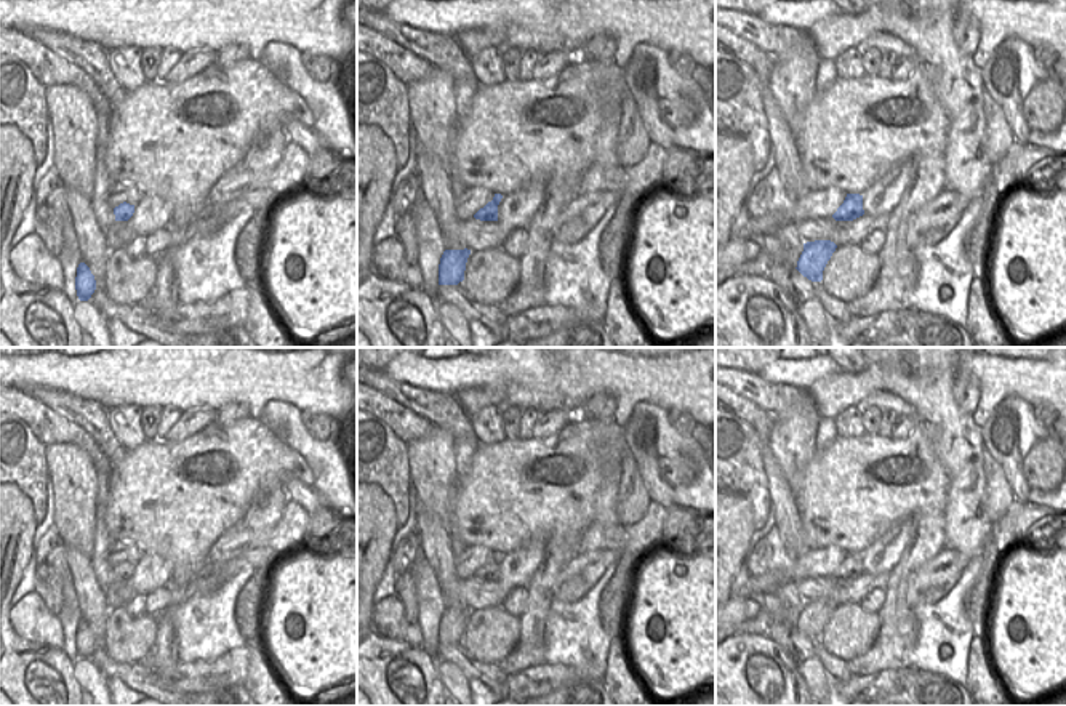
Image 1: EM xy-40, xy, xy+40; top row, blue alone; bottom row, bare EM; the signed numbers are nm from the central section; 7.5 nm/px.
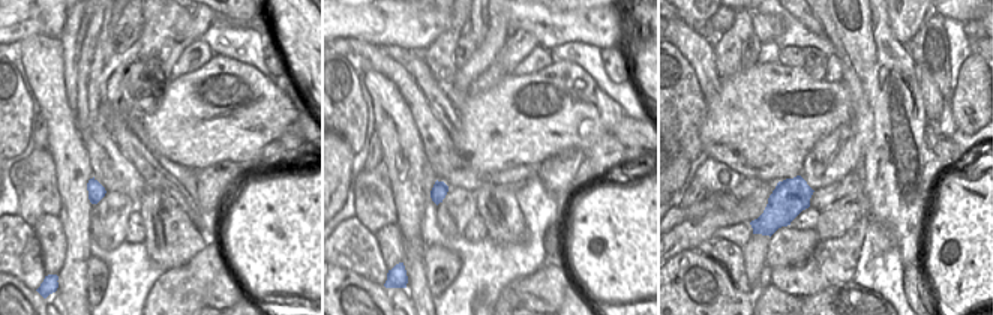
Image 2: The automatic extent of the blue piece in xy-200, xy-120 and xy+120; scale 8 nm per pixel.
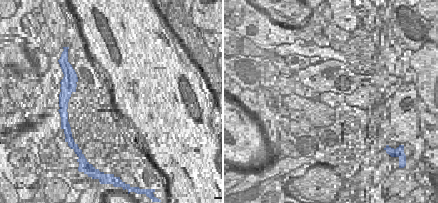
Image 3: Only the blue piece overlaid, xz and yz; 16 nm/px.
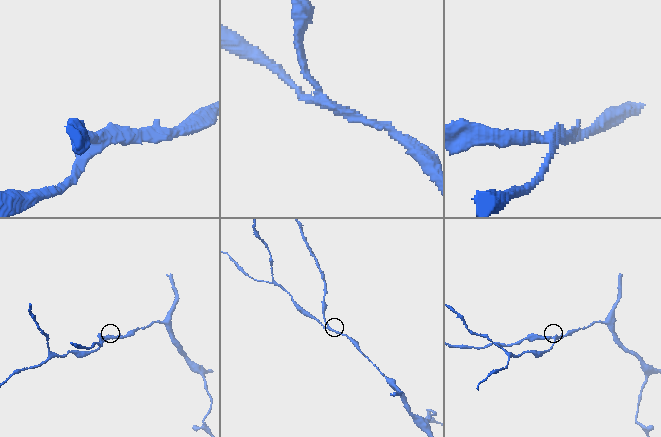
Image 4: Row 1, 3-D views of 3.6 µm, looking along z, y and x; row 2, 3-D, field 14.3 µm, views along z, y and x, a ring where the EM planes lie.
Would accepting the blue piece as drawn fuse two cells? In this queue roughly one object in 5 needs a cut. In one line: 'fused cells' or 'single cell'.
single cell

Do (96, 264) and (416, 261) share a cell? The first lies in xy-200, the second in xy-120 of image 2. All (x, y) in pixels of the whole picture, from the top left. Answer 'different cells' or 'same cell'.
different cells

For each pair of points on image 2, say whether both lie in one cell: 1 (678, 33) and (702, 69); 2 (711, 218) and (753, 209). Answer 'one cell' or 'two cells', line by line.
1: one cell
2: one cell

